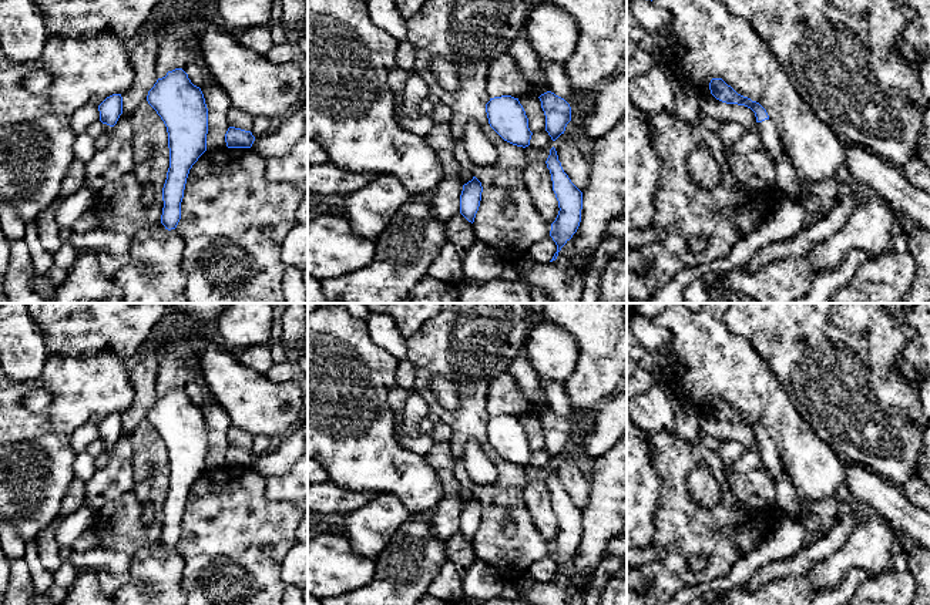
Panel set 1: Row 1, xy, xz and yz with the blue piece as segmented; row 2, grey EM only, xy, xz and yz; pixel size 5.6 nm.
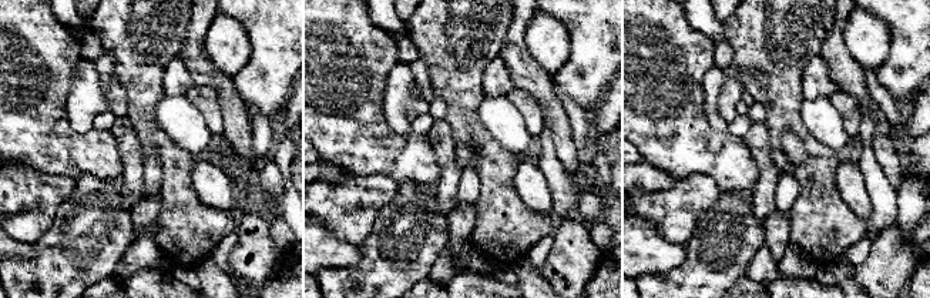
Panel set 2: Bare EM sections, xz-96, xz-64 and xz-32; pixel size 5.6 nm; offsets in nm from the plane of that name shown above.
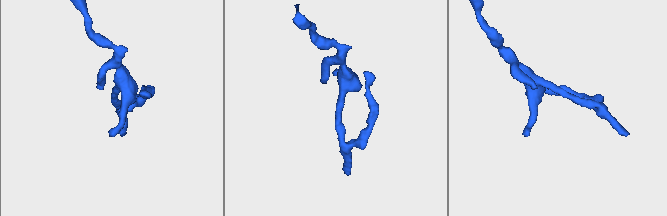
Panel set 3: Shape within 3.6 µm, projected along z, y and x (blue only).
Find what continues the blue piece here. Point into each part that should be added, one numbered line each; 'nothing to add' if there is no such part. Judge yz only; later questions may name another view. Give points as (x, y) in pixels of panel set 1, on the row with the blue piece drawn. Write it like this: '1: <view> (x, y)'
1: yz (768, 133)

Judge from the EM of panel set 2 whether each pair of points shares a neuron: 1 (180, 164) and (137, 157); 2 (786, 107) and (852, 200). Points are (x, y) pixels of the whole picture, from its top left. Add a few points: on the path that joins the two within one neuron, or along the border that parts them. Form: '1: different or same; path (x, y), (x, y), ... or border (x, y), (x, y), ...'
1: different; border (131, 124), (145, 156)
2: different; border (840, 161), (836, 170), (836, 188), (849, 208)

